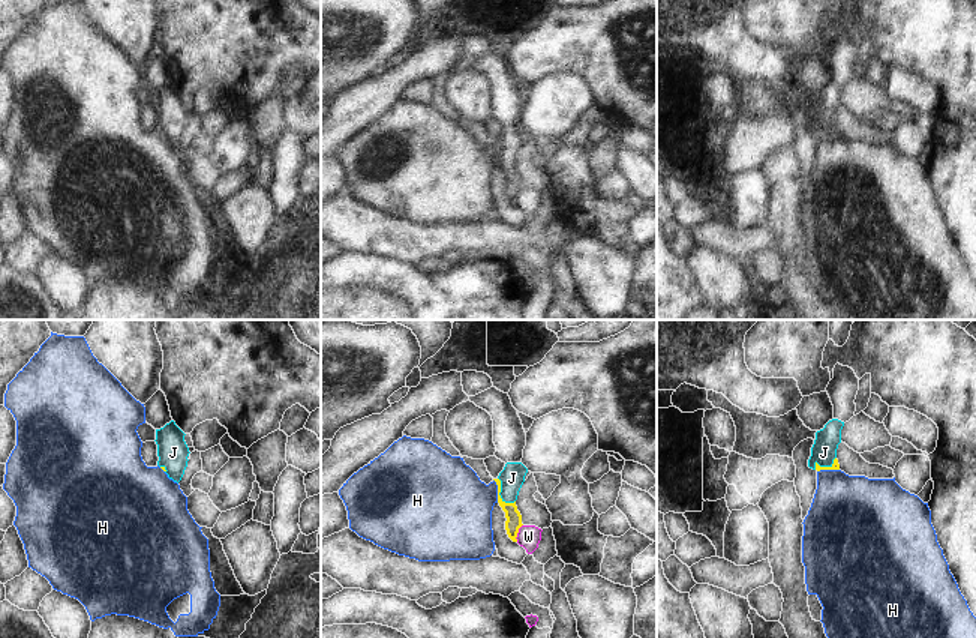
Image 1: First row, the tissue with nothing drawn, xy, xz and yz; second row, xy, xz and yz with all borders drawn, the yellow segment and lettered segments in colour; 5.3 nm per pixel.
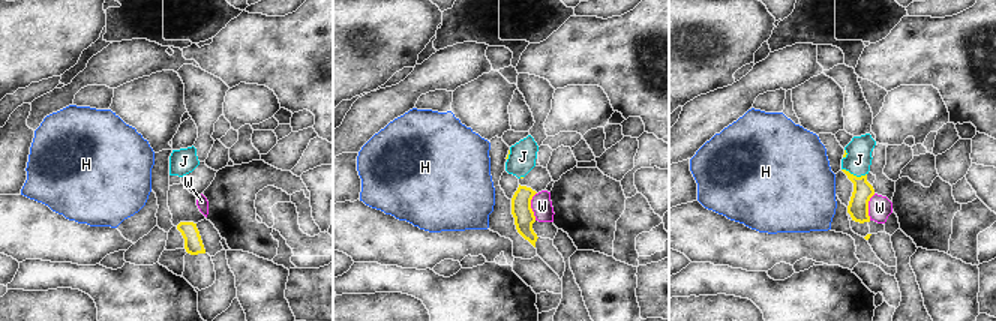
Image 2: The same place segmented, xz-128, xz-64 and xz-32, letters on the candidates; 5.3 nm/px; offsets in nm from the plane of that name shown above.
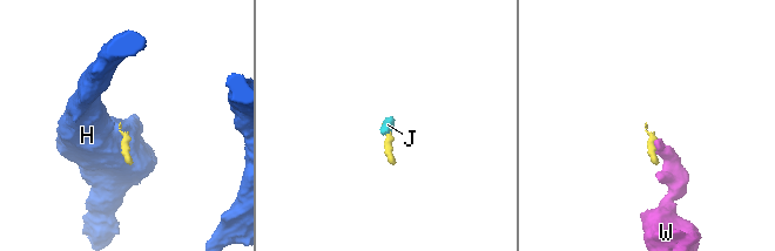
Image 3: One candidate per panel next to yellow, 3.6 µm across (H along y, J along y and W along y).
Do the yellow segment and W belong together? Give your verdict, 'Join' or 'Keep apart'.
Keep apart.

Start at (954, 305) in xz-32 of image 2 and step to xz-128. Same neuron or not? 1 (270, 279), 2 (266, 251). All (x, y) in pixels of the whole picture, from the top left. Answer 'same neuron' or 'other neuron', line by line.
1: same neuron
2: other neuron

